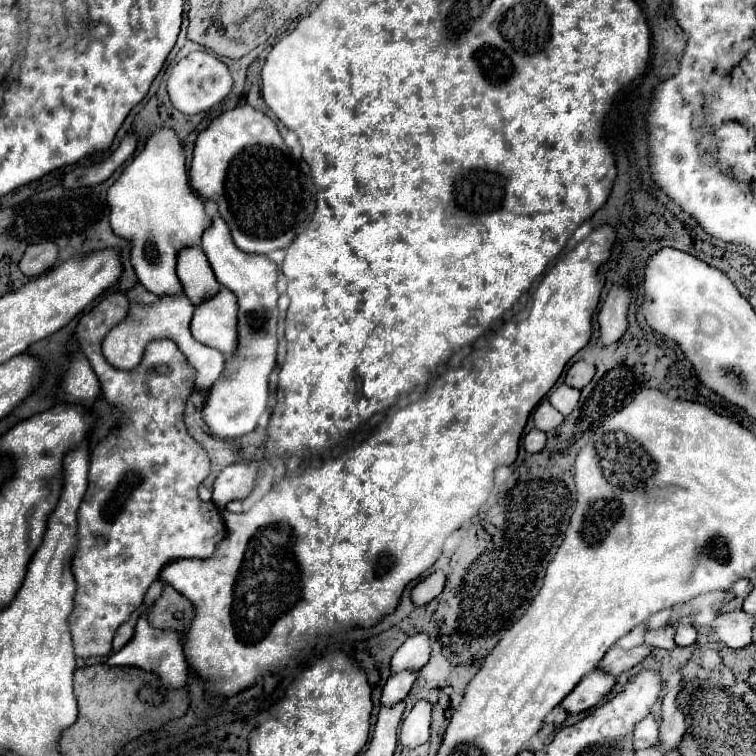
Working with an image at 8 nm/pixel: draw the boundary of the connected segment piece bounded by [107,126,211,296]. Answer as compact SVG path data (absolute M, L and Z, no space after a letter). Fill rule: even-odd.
M157 128L145 148L107 190L111 228L115 236L131 244L131 264L139 282L153 294L183 292L175 274L175 256L185 246L195 246L211 218L203 210L201 196L191 188L181 138L173 128Z

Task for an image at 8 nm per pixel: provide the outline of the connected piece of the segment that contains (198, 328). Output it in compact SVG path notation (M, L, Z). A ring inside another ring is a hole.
M221 288L209 302L201 302L191 320L191 332L199 342L227 356L233 354L237 350L237 296Z

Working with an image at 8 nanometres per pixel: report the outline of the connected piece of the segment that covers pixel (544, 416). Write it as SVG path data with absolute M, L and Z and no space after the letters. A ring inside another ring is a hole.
M543 400L533 412L533 422L535 422L537 430L549 432L563 422L563 414L559 410L555 410L547 400Z

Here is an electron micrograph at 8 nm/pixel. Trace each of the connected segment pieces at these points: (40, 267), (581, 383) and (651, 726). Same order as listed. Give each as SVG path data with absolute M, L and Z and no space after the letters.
M41 242L41 244L33 244L25 250L25 256L19 262L19 270L27 276L27 278L35 278L47 270L53 268L55 260L59 256L59 248L53 242Z
M579 360L579 362L575 362L575 364L567 370L567 374L565 374L565 384L569 384L571 388L581 390L581 388L585 388L585 386L591 382L593 376L595 376L595 366L587 364L585 360Z
M651 714L643 722L637 724L633 734L633 746L635 750L643 750L643 748L653 748L657 744L659 744L659 722Z

